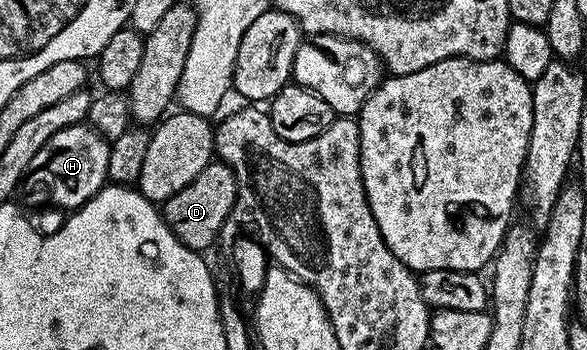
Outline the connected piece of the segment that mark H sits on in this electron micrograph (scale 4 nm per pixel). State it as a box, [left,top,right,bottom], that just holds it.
[21,122,110,210]

